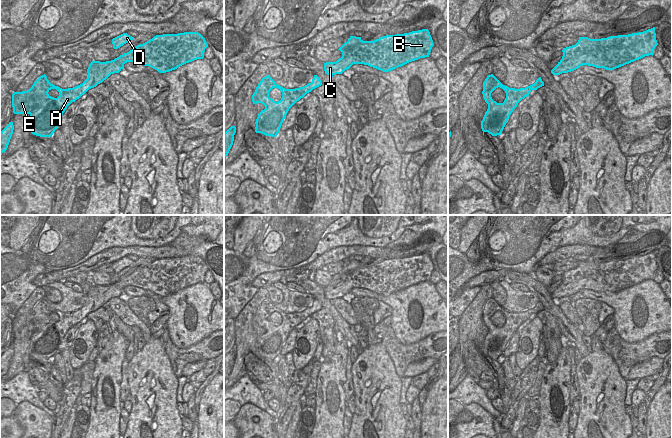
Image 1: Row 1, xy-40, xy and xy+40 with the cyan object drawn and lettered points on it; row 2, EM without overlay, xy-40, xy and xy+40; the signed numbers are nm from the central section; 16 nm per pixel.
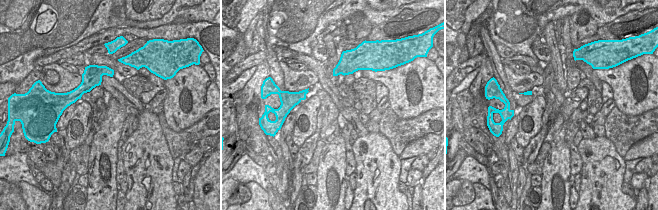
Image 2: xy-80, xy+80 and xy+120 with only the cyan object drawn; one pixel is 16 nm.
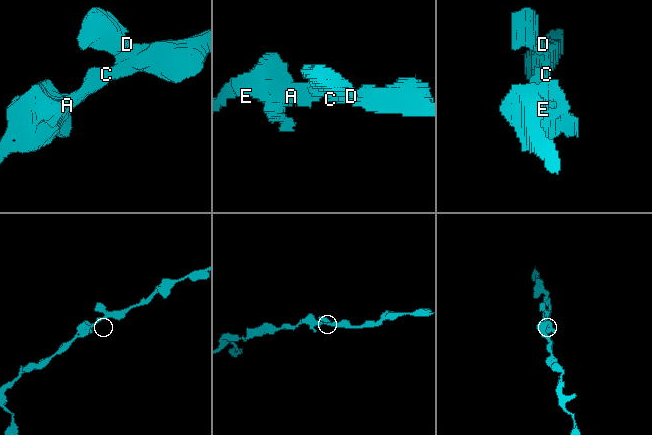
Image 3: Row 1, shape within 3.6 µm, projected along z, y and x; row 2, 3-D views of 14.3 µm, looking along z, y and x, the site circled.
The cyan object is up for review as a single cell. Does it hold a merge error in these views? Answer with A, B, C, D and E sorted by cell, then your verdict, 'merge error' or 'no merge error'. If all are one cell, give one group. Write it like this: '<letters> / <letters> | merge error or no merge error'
A B C D E | no merge error

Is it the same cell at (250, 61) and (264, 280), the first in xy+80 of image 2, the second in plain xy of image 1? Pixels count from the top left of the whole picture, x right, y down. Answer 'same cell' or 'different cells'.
same cell

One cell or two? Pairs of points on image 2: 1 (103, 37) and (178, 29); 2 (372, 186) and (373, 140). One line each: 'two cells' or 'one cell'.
1: one cell
2: one cell

